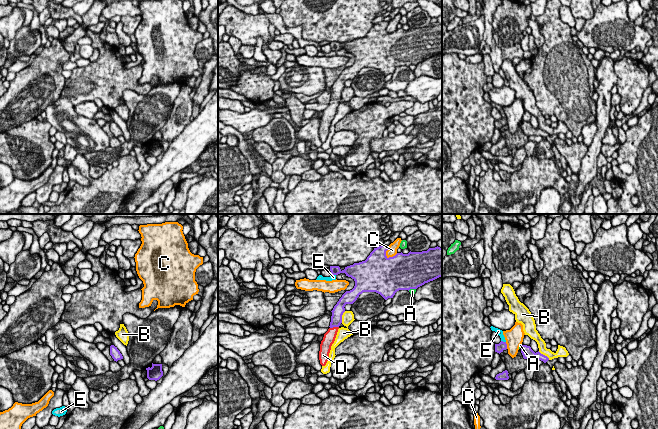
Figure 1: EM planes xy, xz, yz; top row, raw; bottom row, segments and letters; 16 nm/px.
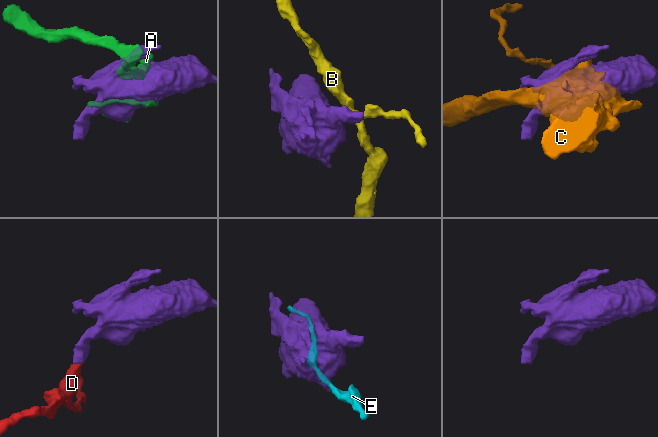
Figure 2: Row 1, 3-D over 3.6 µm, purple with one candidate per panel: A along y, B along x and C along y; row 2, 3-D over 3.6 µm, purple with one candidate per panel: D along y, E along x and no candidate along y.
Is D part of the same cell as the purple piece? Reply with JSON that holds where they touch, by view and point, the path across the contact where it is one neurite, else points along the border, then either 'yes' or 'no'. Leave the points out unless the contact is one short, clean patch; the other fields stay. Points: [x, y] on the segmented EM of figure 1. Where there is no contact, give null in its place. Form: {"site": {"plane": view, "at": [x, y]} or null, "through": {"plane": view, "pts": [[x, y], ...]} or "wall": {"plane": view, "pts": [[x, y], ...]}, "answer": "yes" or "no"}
{"site": {"plane": "xz", "at": [334, 326]}, "answer": "yes"}

